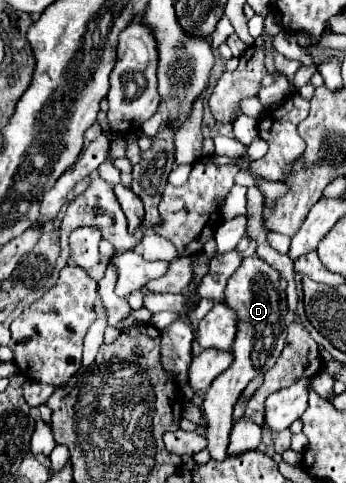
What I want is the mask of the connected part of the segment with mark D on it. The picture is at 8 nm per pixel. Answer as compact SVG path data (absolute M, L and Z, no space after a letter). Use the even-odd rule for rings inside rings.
M248 256L244 258L240 270L228 280L226 286L226 298L228 306L232 306L238 314L238 334L236 342L232 346L234 362L232 366L212 382L212 386L204 394L202 402L202 412L204 412L204 438L206 438L206 450L210 454L210 460L222 462L226 458L226 448L228 448L228 438L230 430L234 424L232 410L234 404L238 402L240 394L244 392L246 384L256 378L258 374L264 374L270 370L284 346L286 340L286 294L280 288L280 274L262 258L258 256Z

